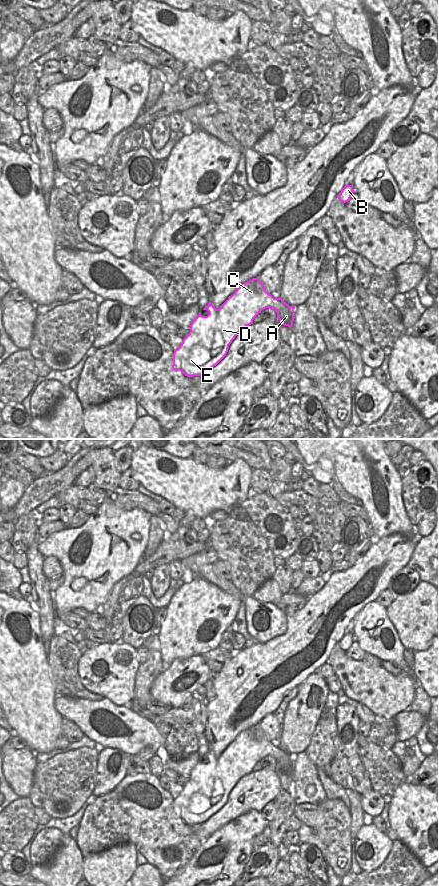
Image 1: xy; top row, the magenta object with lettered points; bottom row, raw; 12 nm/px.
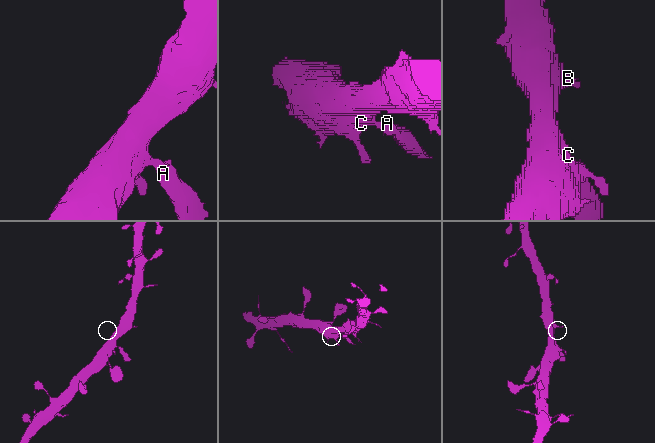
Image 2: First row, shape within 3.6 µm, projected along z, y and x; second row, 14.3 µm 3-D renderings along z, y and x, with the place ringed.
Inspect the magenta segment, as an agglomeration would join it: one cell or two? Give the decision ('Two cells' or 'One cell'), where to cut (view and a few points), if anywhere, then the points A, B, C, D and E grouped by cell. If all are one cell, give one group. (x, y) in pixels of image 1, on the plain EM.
One cell. No split. Groups: A B C D E

